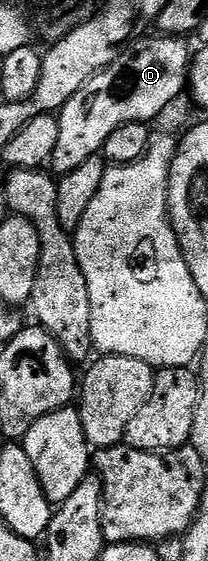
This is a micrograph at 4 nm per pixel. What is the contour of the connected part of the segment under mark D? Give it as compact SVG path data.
M142 36L137 40L130 43L121 54L118 55L118 59L112 64L108 64L102 69L95 78L88 80L88 84L84 84L84 88L80 88L80 92L76 92L76 96L72 96L72 100L68 100L68 104L64 104L61 110L57 111L56 117L60 124L60 140L56 140L56 152L52 159L52 167L54 166L53 173L61 176L72 172L72 168L80 168L80 164L84 164L84 160L88 160L93 154L101 151L103 144L108 140L108 136L112 136L112 132L116 132L116 128L120 128L124 124L129 122L145 122L147 124L153 123L153 118L158 118L174 101L177 100L188 86L188 75L190 73L190 63L192 61L192 50L186 47L187 39L182 36L157 36L158 38L146 38L150 36Z

